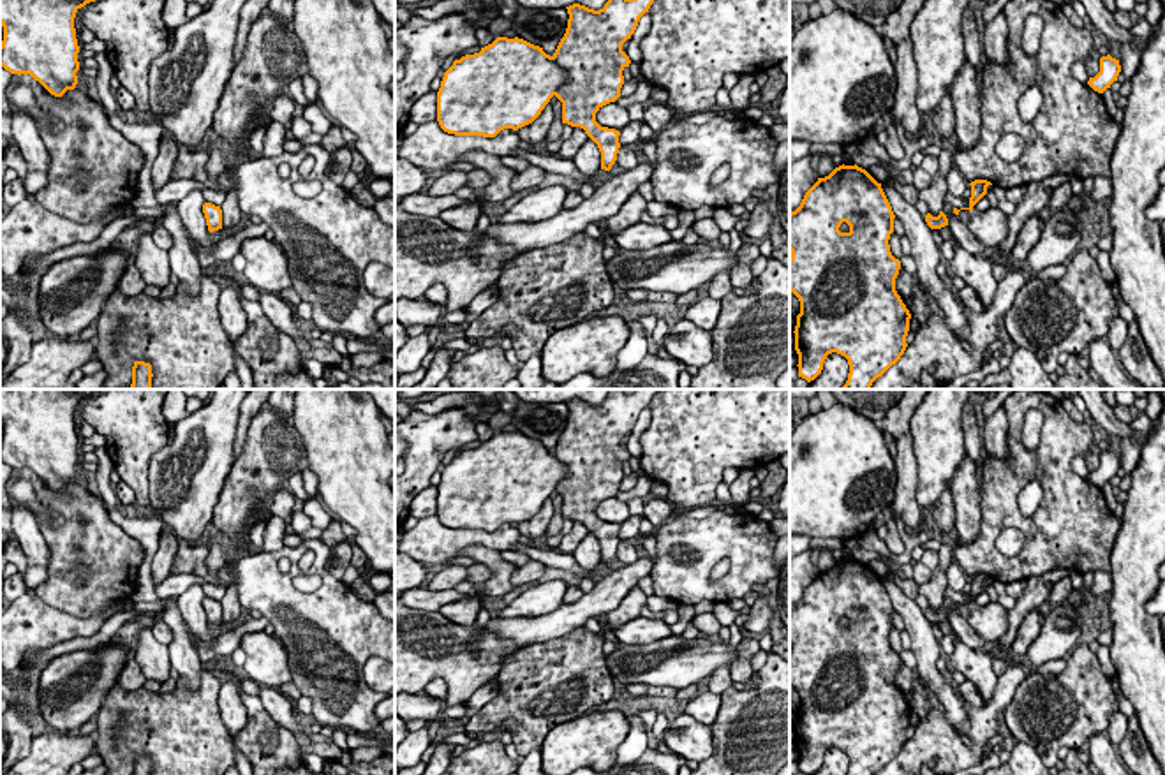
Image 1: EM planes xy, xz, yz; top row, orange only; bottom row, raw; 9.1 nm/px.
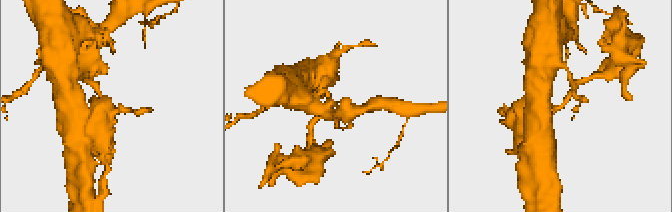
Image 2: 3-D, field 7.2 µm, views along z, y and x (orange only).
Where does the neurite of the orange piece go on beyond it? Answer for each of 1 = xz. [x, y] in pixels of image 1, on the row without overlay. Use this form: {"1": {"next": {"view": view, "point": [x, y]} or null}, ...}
{"1": {"next": null}}

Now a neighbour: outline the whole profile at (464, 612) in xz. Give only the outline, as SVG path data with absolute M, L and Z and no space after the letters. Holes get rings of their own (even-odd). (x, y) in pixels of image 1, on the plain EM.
M476 590L471 592L467 599L442 606L439 613L458 625L469 627L476 622L476 616L481 608L483 594Z

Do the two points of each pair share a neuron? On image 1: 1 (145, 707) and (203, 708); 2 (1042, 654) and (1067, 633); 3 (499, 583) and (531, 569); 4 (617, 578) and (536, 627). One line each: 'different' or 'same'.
1: same
2: same
3: different
4: same

